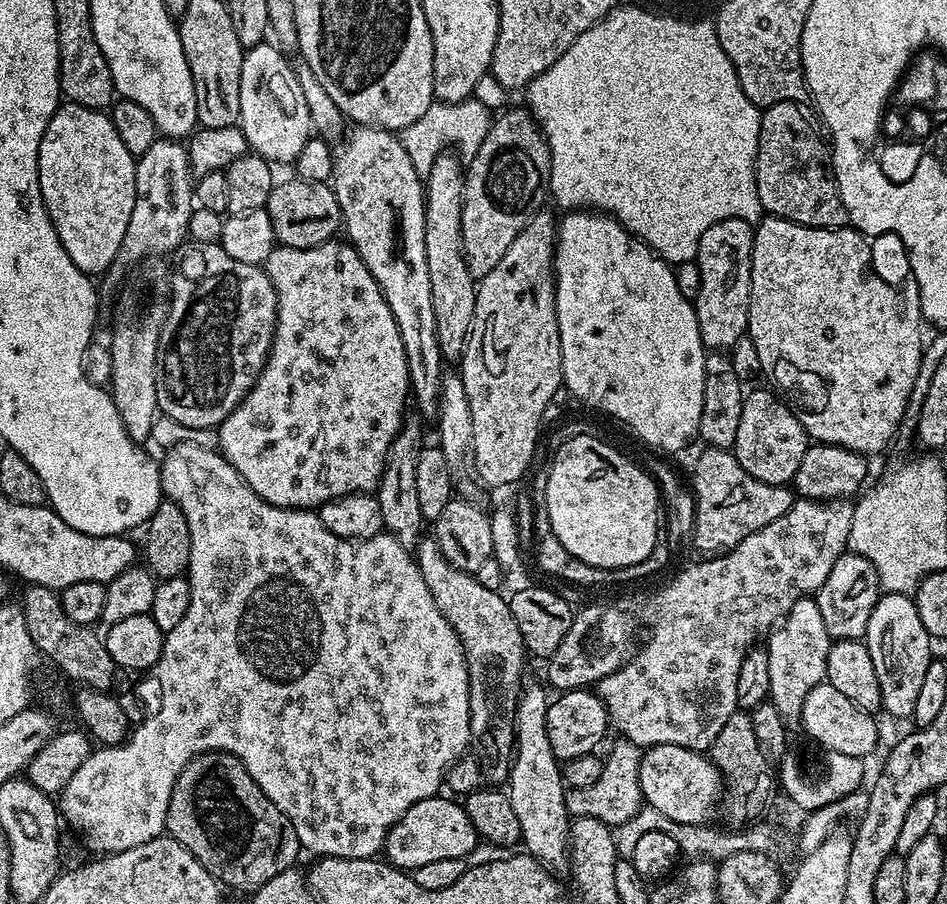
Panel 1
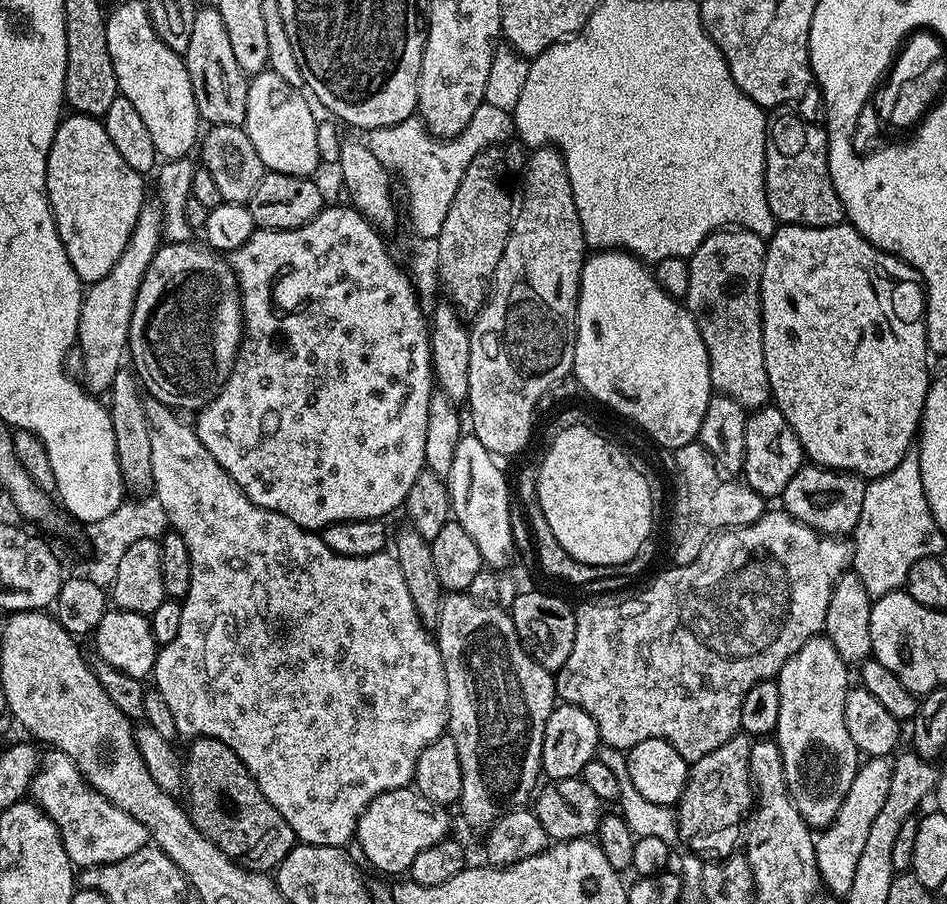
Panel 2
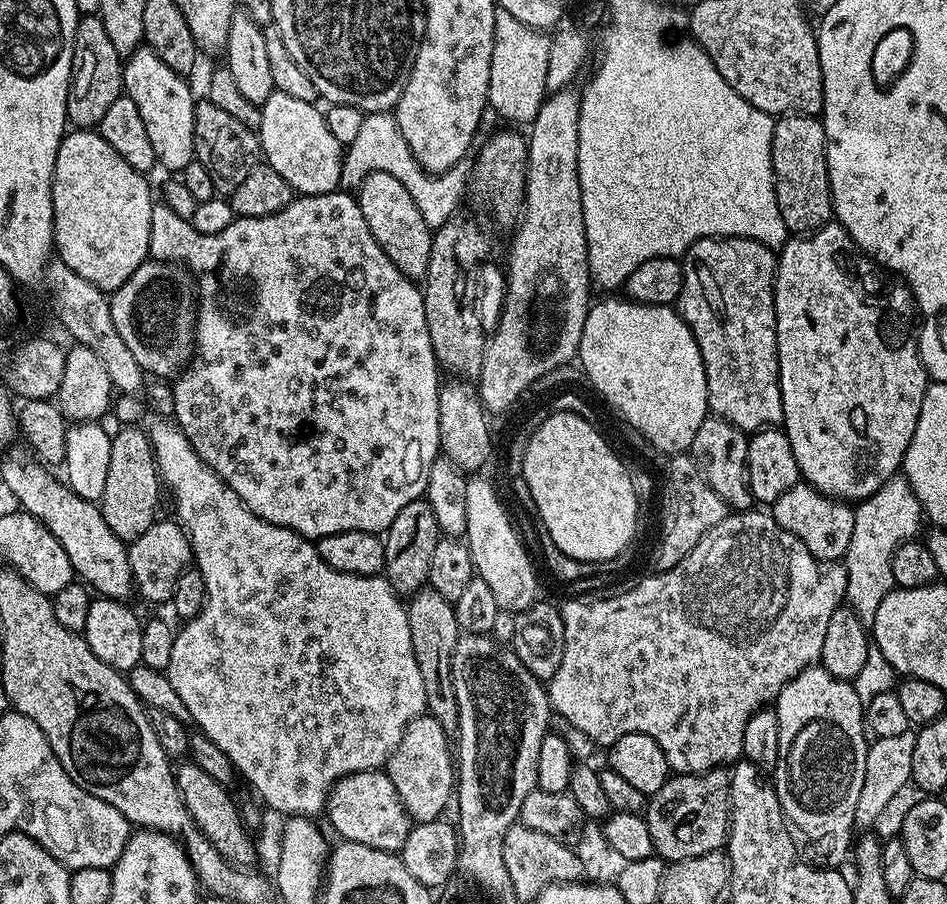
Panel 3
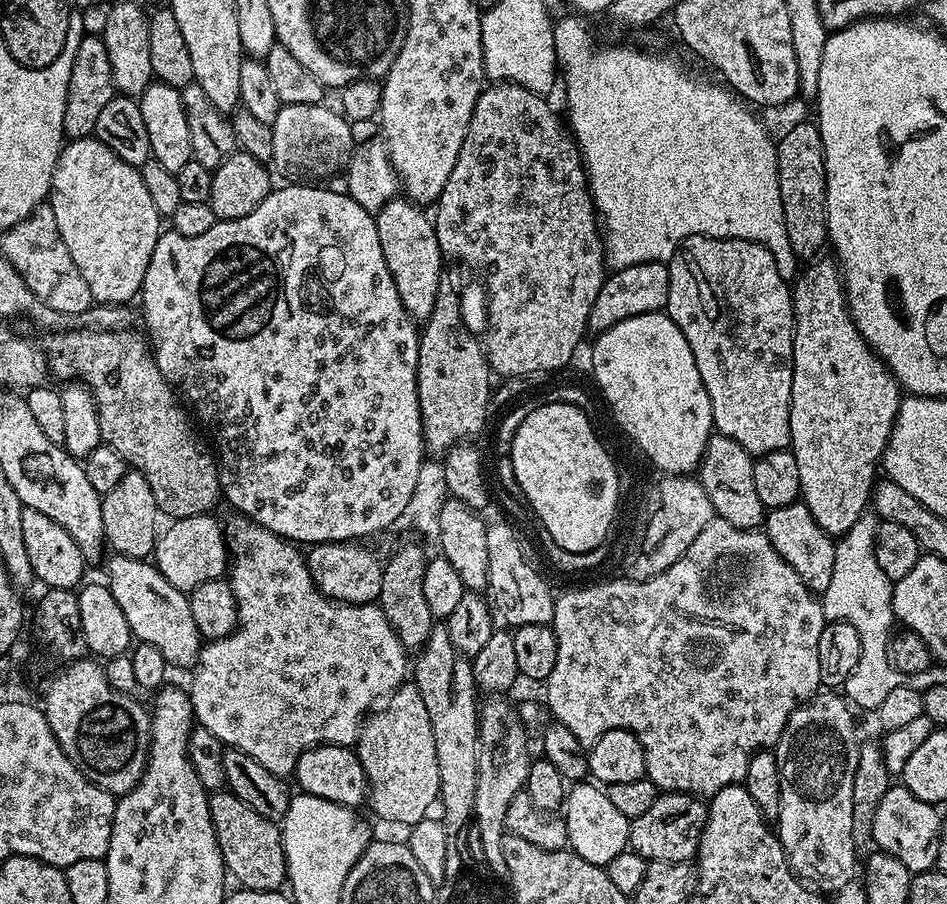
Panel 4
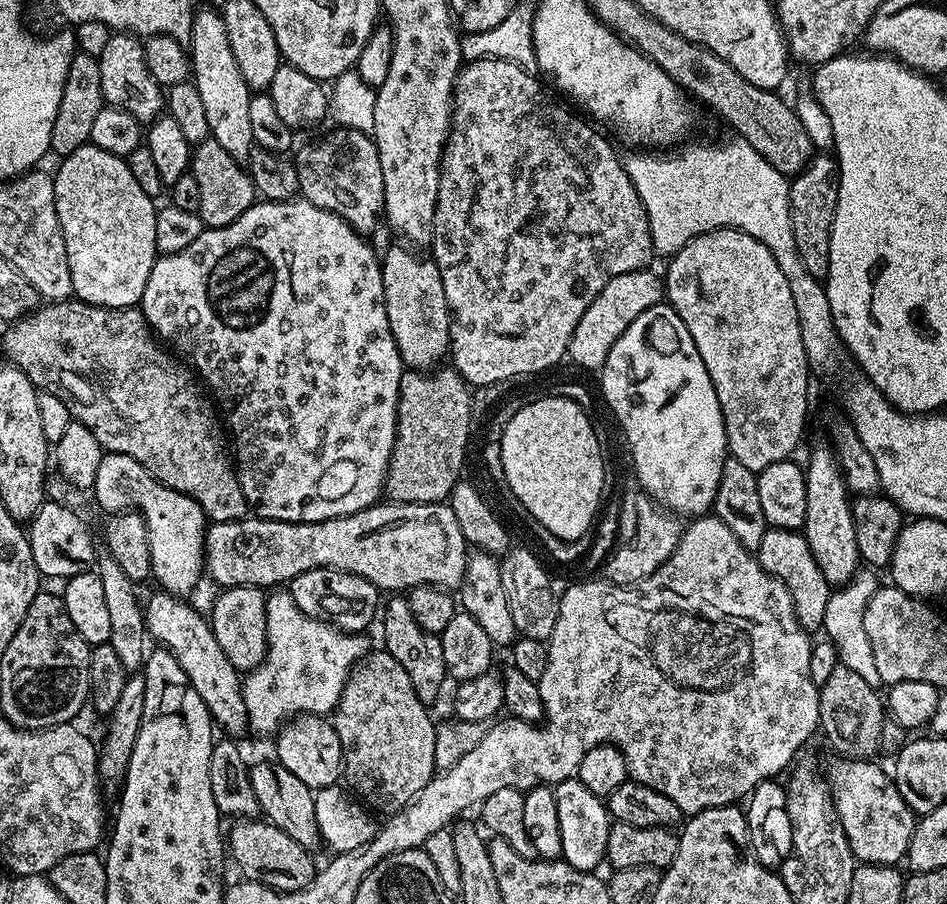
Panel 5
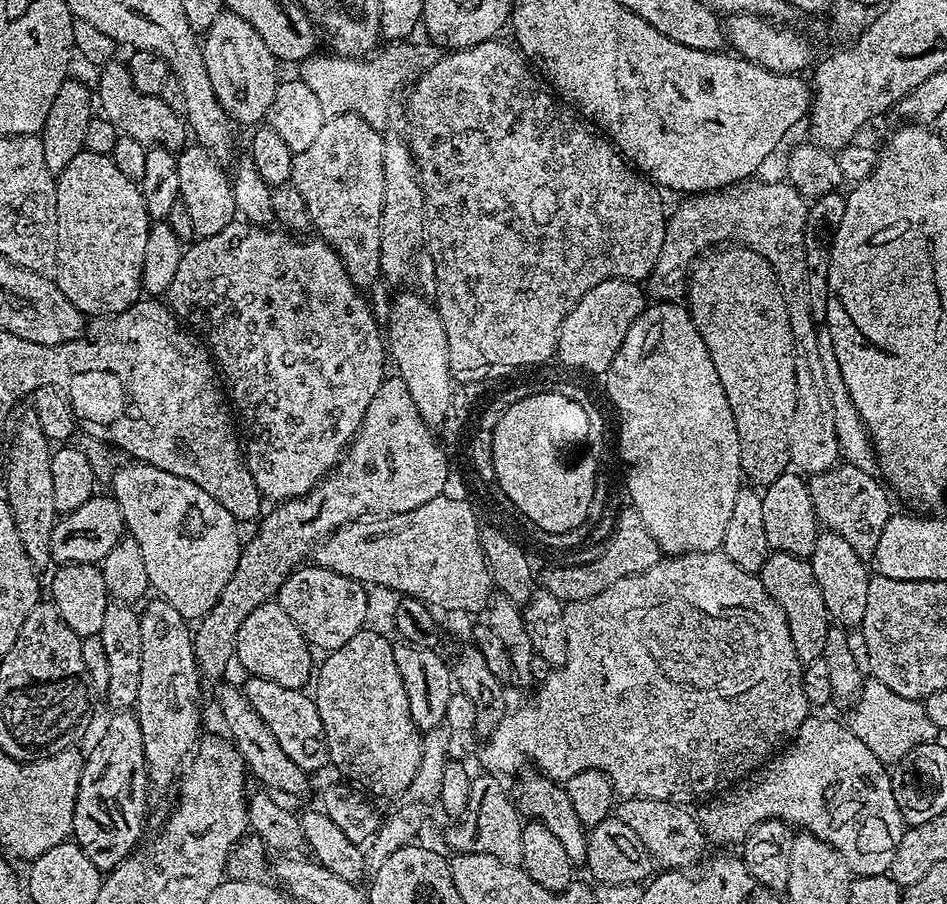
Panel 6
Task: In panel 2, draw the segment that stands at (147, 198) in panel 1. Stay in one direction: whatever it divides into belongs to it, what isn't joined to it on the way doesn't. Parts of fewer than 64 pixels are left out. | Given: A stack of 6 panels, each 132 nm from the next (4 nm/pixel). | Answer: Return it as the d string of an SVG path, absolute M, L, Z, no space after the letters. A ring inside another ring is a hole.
M146 202L138 214L138 222L134 222L134 230L130 234L130 242L126 242L126 250L122 250L122 258L114 262L114 270L110 270L106 278L94 282L85 291L84 301L80 307L76 344L80 346L85 359L83 387L93 394L107 393L114 382L114 374L121 371L123 364L120 363L123 360L125 363L128 350L128 327L130 314L134 310L134 298L161 243L160 205L156 202Z

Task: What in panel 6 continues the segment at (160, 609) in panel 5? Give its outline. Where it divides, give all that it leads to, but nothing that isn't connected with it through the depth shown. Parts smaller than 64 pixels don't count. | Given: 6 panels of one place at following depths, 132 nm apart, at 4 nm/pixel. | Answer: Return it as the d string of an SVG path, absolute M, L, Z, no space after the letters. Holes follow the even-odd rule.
M239 687L224 688L220 692L220 716L228 723L227 735L239 749L244 758L247 769L261 780L263 787L272 790L272 787L281 788L284 792L289 792L292 796L300 796L308 788L309 773L304 772L290 758L286 758L286 750L278 746L278 738L258 718L254 706L245 698L243 691Z

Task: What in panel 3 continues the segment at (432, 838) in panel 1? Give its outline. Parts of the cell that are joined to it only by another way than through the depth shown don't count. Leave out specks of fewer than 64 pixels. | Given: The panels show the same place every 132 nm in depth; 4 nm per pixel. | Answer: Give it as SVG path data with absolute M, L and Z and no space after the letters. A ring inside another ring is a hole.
M384 770L355 772L340 779L328 795L327 816L340 840L362 842L362 846L374 846L376 850L387 852L399 853L410 827L408 811L402 806L398 790L394 790L394 782L390 782Z

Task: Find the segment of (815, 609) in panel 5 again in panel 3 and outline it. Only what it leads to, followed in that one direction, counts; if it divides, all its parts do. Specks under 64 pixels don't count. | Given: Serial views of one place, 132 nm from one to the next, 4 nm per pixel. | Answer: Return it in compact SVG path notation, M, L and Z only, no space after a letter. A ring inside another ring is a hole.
M798 483L790 486L782 498L778 498L770 506L770 514L782 530L794 534L814 554L814 558L821 562L840 562L848 553L850 537L854 535L855 507L851 503L823 496L812 484Z

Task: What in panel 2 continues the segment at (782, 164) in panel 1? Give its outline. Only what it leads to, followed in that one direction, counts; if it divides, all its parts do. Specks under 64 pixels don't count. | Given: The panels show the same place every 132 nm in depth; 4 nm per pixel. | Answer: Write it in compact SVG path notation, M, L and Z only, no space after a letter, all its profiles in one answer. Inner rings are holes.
M788 110L781 111L775 121L774 119L768 126L768 139L764 141L764 189L766 190L766 202L770 206L772 213L776 215L780 224L801 224L807 228L825 228L835 224L845 223L844 203L840 201L840 195L834 190L832 179L830 178L830 166L828 165L828 133L823 127L811 124L808 120L803 120L800 116L791 116Z

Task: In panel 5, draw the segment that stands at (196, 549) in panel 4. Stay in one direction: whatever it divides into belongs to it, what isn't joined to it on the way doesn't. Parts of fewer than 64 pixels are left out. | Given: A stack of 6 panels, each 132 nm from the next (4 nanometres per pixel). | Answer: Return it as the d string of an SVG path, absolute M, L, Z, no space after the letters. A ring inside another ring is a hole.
M377 502L371 508L358 510L358 514L326 522L245 518L212 524L204 534L204 567L221 589L272 590L311 568L337 568L366 578L388 594L400 594L423 584L456 590L464 577L469 552L470 545L464 541L462 526L458 526L448 502Z

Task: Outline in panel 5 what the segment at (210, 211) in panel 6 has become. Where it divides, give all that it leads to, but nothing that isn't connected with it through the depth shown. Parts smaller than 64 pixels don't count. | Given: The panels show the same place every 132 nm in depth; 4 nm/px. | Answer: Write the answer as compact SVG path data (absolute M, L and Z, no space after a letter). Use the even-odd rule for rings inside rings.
M211 138L193 147L190 174L194 182L198 182L198 212L205 228L230 226L230 222L246 214L246 210L257 203L256 187L248 177L247 167L241 161L230 158L230 154L226 154L226 150L222 150L222 146Z

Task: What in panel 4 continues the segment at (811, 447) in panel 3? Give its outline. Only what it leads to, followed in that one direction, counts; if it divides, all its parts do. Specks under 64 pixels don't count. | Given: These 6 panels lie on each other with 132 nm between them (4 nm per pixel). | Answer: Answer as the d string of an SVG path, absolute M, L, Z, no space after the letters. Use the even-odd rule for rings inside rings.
M813 259L791 285L796 324L792 327L790 450L798 462L803 504L828 536L839 538L869 507L902 389L856 329L837 261L824 259Z

